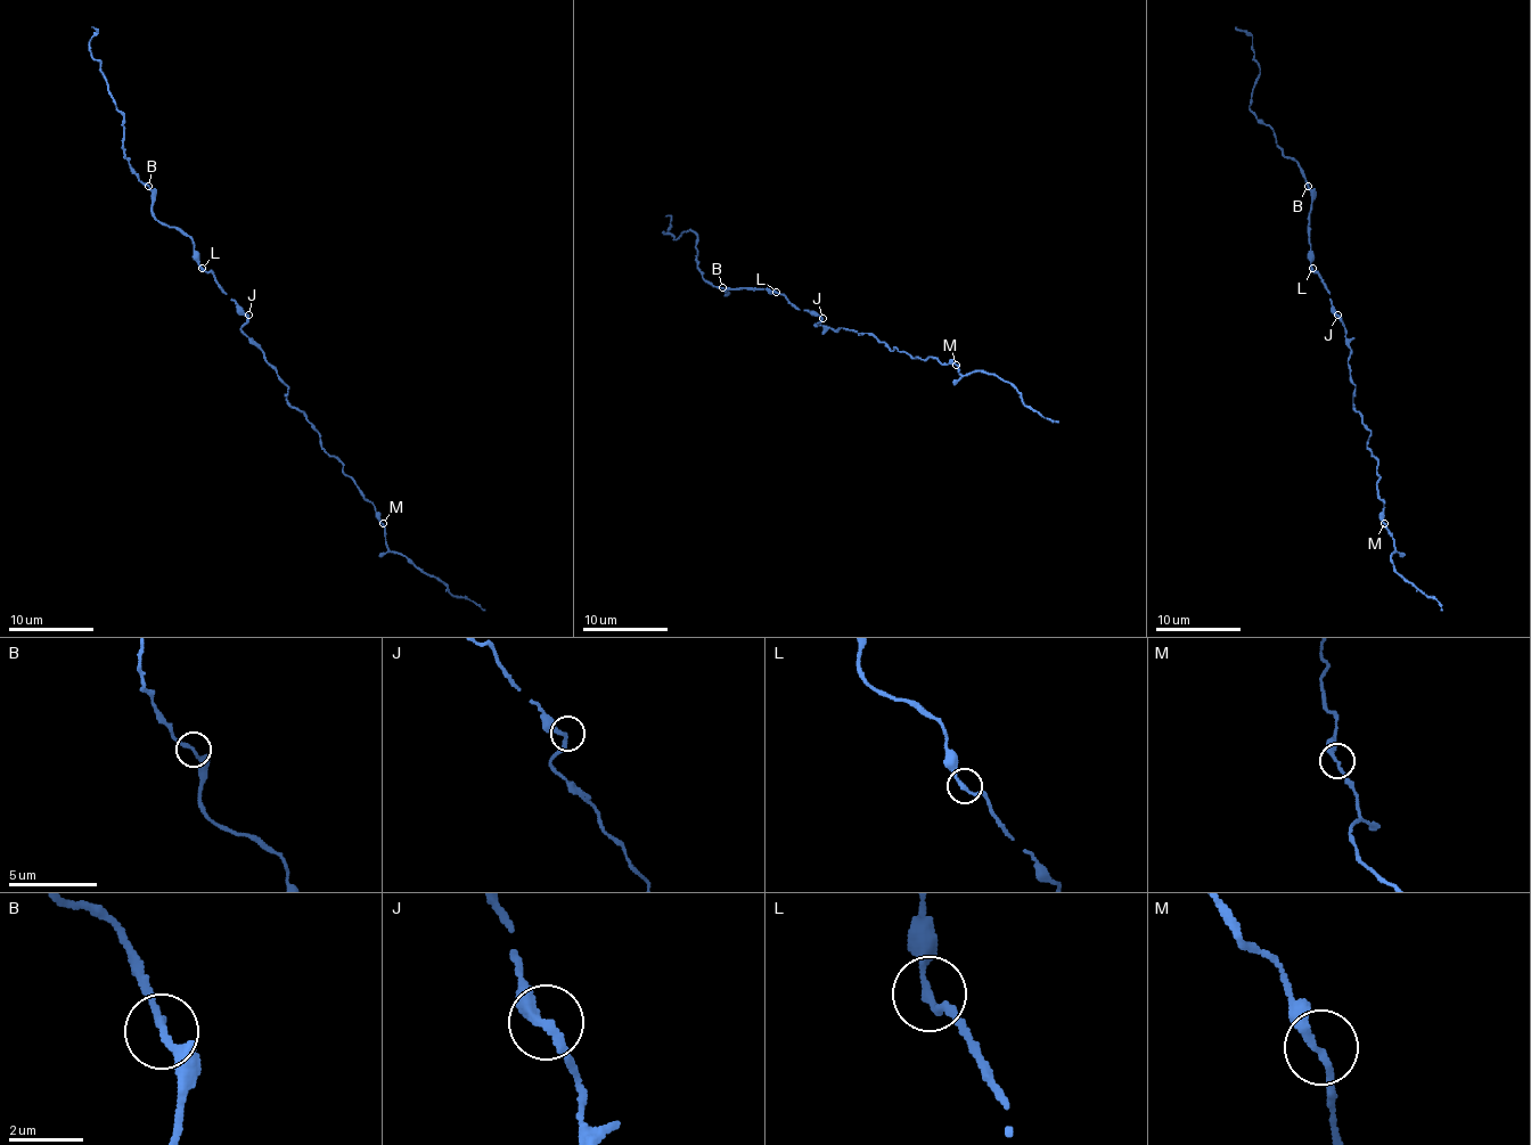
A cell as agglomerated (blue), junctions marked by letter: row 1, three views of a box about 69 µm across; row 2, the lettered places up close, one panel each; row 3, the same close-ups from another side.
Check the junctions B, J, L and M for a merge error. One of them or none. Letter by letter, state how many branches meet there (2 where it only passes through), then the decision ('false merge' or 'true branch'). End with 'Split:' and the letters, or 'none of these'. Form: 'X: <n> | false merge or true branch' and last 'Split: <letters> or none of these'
B: 2 | true branch
J: 2 | true branch
L: 2 | true branch
M: 2 | true branch
Split: none of these

